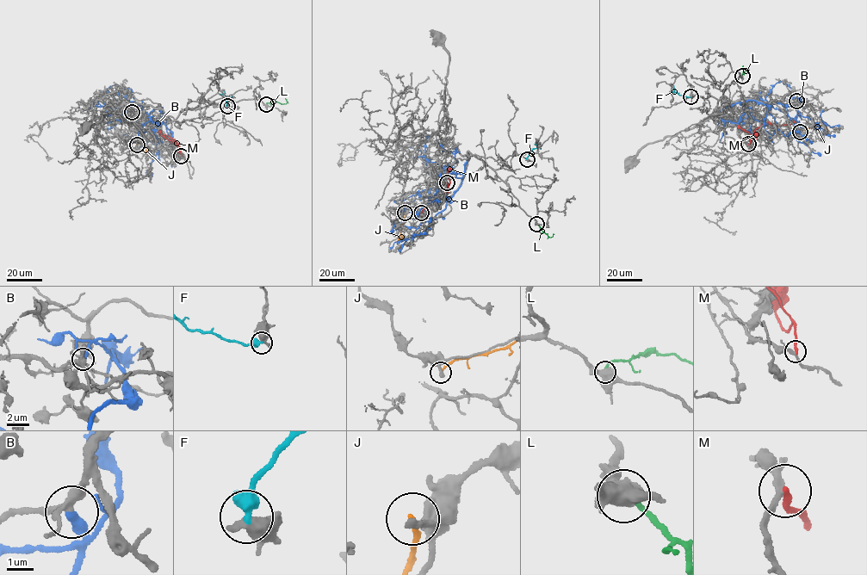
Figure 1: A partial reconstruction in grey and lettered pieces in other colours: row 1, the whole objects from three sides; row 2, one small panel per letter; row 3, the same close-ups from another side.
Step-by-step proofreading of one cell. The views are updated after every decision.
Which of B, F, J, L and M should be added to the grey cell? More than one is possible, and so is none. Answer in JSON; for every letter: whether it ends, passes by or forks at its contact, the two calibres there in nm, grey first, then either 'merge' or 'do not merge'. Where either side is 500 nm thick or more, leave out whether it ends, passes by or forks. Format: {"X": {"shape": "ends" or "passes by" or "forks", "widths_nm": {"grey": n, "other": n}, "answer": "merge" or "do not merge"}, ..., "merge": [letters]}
{"B": {"shape": "ends", "widths_nm": {"grey": 240, "other": 380}, "answer": "do not merge"}, "F": {"widths_nm": {"grey": 650, "other": 500}, "answer": "do not merge"}, "J": {"shape": "ends", "widths_nm": {"grey": 320, "other": 200}, "answer": "do not merge"}, "L": {"widths_nm": {"grey": 600, "other": 280}, "answer": "do not merge"}, "M": {"shape": "ends", "widths_nm": {"grey": 220, "other": 240}, "answer": "do not merge"}, "merge": []}

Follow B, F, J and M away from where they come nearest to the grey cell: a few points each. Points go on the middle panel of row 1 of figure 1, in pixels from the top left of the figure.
B: (421, 213), (414, 217), (416, 213), (424, 221), (442, 211), (463, 175), (440, 171), (438, 201), (414, 199)
F: (526, 159), (539, 145)
J: (405, 213), (401, 238), (397, 242)
M: (447, 182), (445, 190), (449, 190), (433, 198), (422, 215)

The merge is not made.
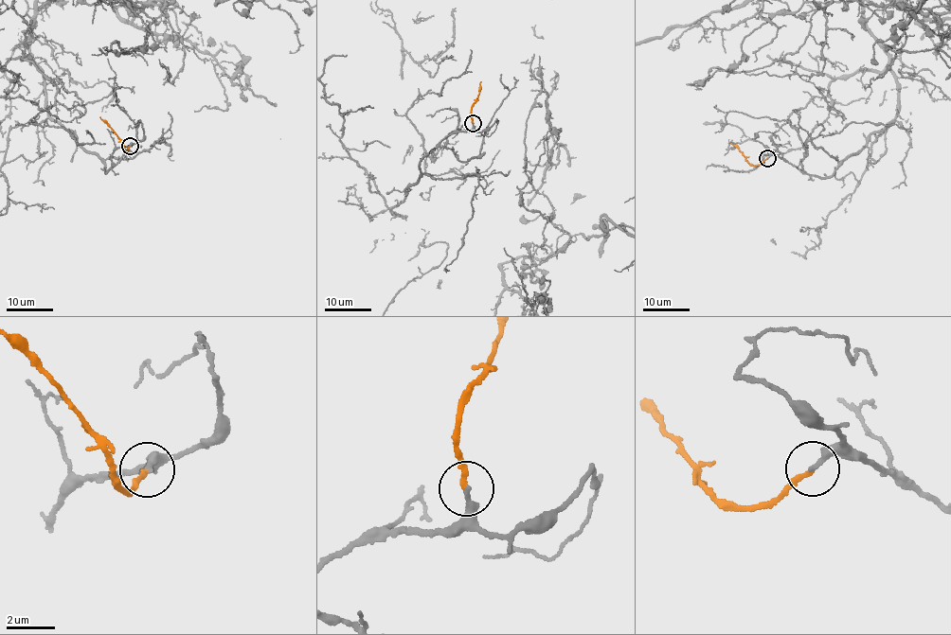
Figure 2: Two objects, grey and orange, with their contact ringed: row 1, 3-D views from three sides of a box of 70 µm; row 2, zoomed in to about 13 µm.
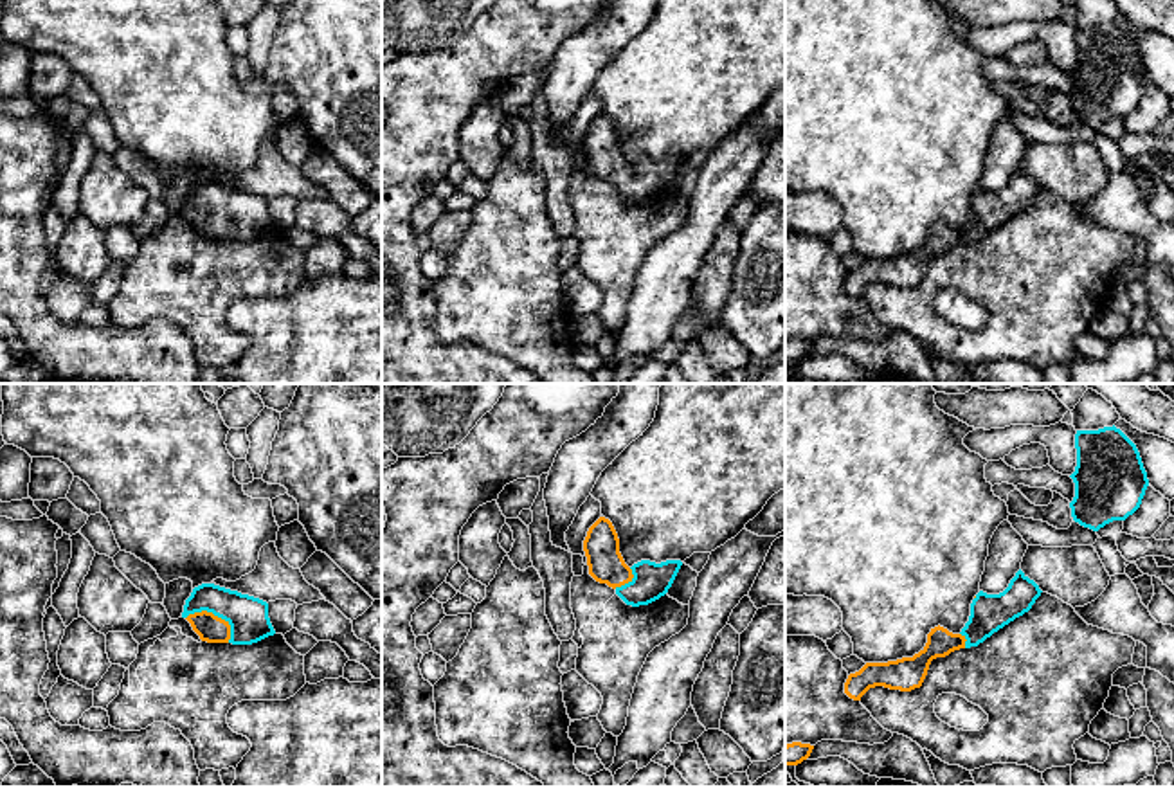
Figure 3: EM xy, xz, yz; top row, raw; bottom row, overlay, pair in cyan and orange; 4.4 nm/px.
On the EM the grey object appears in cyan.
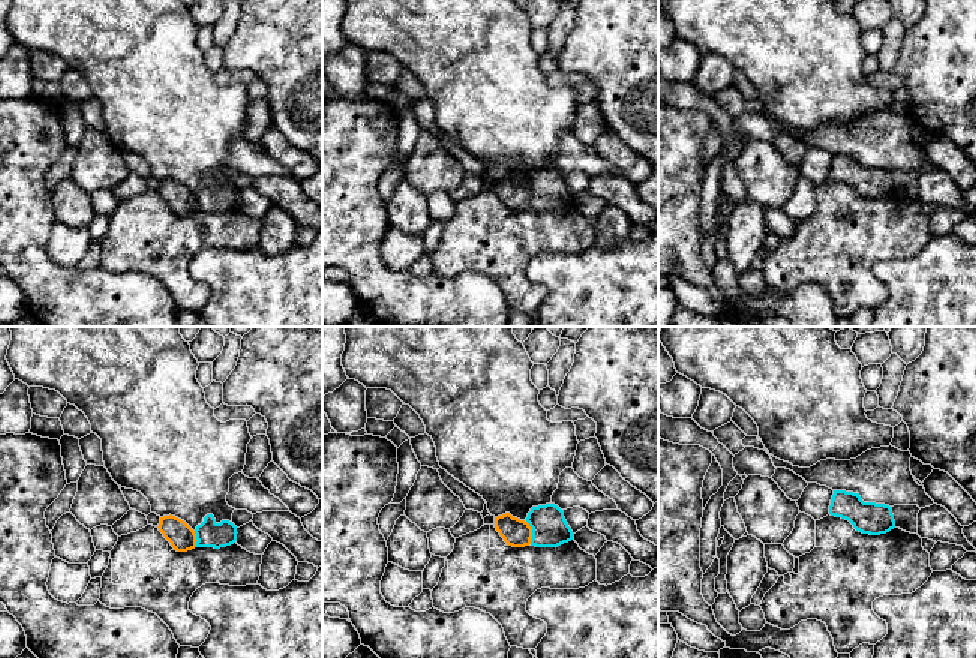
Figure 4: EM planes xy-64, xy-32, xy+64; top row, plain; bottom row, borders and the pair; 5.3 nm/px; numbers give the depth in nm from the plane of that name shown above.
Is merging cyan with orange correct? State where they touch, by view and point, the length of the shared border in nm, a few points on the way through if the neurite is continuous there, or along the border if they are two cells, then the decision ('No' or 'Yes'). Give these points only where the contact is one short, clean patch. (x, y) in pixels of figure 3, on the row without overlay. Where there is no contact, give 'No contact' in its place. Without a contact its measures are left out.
Touches cyan at xy (216, 211). Shared border 240 nm. Path across: xy (247, 213), (216, 211), (209, 224). Yes

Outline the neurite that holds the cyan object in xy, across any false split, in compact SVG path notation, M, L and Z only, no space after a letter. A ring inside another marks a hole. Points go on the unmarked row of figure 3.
M214 180L193 185L182 214L207 240L252 241L275 231L266 198Z

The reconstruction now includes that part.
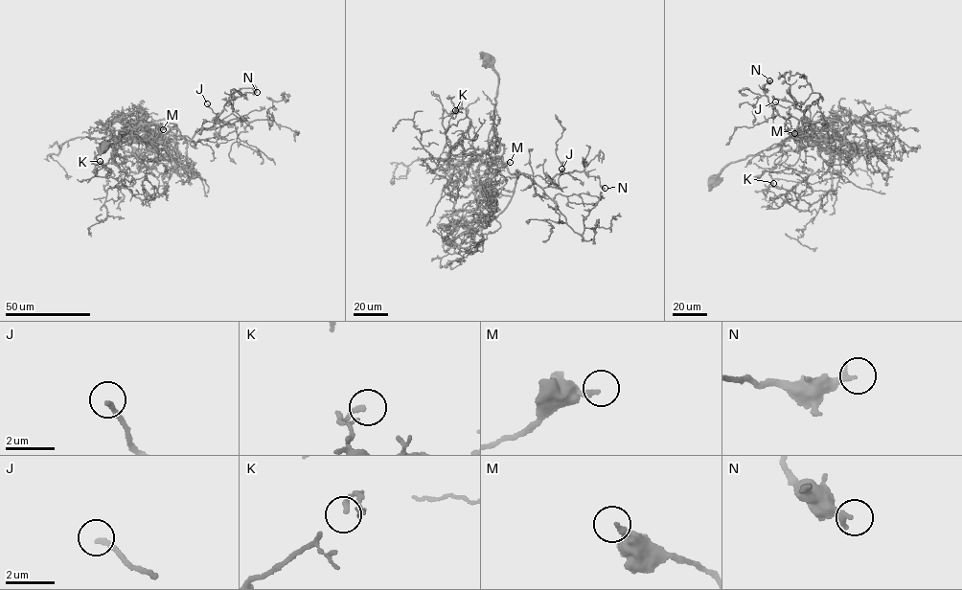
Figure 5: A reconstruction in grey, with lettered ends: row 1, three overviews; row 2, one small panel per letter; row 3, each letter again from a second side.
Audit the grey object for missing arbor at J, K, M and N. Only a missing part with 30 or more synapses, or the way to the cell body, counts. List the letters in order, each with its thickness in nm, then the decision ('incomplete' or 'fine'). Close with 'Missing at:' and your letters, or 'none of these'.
J: 180 nm thick; incomplete
K: 180 nm thick; fine
M: 190 nm thick; fine
N: 260 nm thick; fine
Missing at: J

